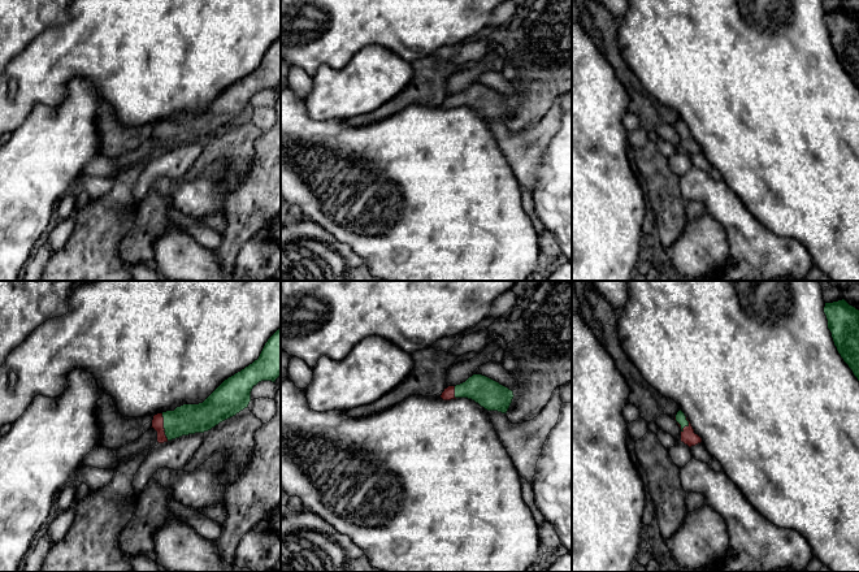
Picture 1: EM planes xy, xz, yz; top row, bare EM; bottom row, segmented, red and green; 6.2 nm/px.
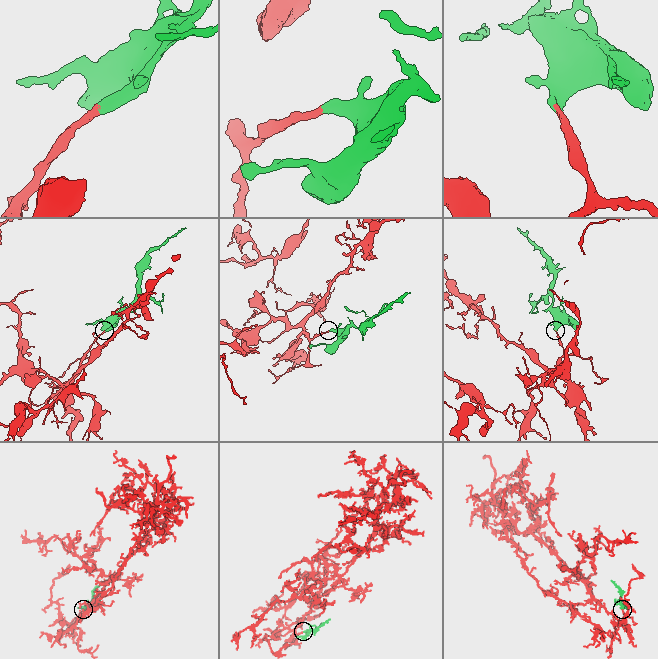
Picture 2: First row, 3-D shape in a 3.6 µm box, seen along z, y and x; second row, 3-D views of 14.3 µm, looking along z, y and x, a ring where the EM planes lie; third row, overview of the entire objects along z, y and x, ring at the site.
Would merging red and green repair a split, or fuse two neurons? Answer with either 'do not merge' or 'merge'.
merge

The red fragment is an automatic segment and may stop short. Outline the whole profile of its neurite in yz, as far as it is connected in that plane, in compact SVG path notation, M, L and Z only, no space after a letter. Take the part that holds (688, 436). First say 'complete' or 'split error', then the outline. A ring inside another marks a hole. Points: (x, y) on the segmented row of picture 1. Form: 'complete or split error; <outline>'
split error; M680 410L674 417L678 426L681 428L681 442L687 445L689 447L695 446L702 442L702 438L694 433L694 429L685 416L685 413Z

